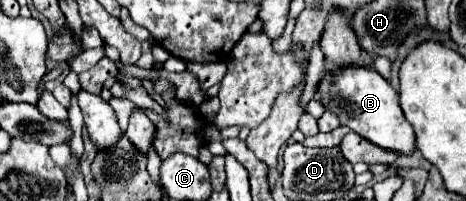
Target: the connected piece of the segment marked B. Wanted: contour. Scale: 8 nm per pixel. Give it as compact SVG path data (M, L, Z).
M350 64L338 70L324 68L324 76L318 82L318 94L322 106L332 112L342 126L358 132L372 144L388 150L396 150L400 154L410 154L414 150L414 130L412 124L404 120L398 104L398 92L382 78L374 66L358 66Z

